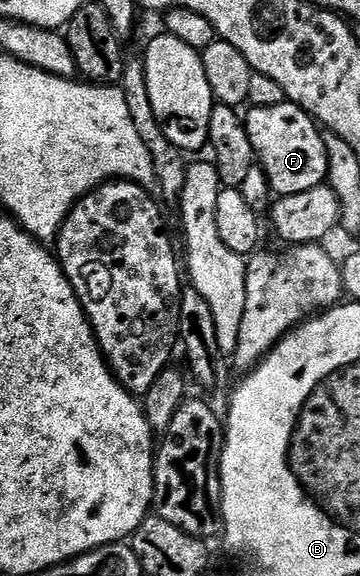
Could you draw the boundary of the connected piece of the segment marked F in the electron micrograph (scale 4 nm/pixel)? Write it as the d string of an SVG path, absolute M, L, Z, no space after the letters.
M287 100L283 104L275 104L275 108L259 108L254 106L248 112L250 114L246 113L244 115L247 136L251 138L251 148L253 149L256 161L267 176L269 189L274 195L284 196L307 192L326 181L329 173L329 161L325 151L325 139L318 123L310 118L302 106L296 106L293 102Z

